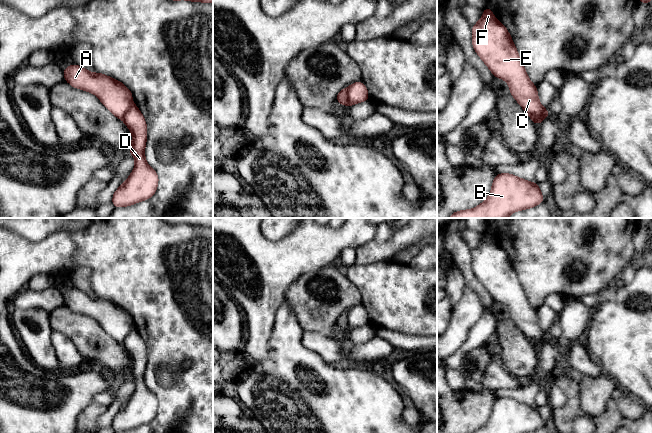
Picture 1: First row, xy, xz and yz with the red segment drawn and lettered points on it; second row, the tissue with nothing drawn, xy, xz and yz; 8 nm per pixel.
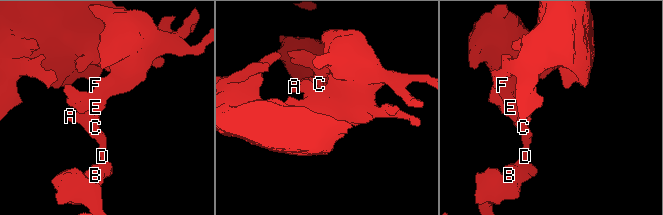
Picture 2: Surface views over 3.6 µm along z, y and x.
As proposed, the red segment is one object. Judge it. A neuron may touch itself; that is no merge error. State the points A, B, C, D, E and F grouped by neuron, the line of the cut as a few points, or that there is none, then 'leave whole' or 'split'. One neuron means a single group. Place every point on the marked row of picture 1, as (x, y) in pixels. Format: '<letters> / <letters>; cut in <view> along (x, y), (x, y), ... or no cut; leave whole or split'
A C E F / B D; cut in yz along (544, 108), (541, 117), (537, 115), (530, 116); split

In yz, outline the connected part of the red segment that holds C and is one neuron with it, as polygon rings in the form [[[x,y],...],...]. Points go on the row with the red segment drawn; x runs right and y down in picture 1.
[[[485,7],[483,11],[481,19],[472,26],[472,46],[475,52],[495,78],[501,78],[508,83],[510,94],[529,116],[538,115],[544,119],[545,108],[539,101],[537,86],[530,81],[507,28],[494,18],[494,12],[489,7]]]

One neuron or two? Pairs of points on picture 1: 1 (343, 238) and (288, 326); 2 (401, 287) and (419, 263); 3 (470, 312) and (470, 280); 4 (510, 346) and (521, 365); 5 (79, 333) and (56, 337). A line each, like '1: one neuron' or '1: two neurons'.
1: two neurons
2: two neurons
3: two neurons
4: one neuron
5: two neurons

